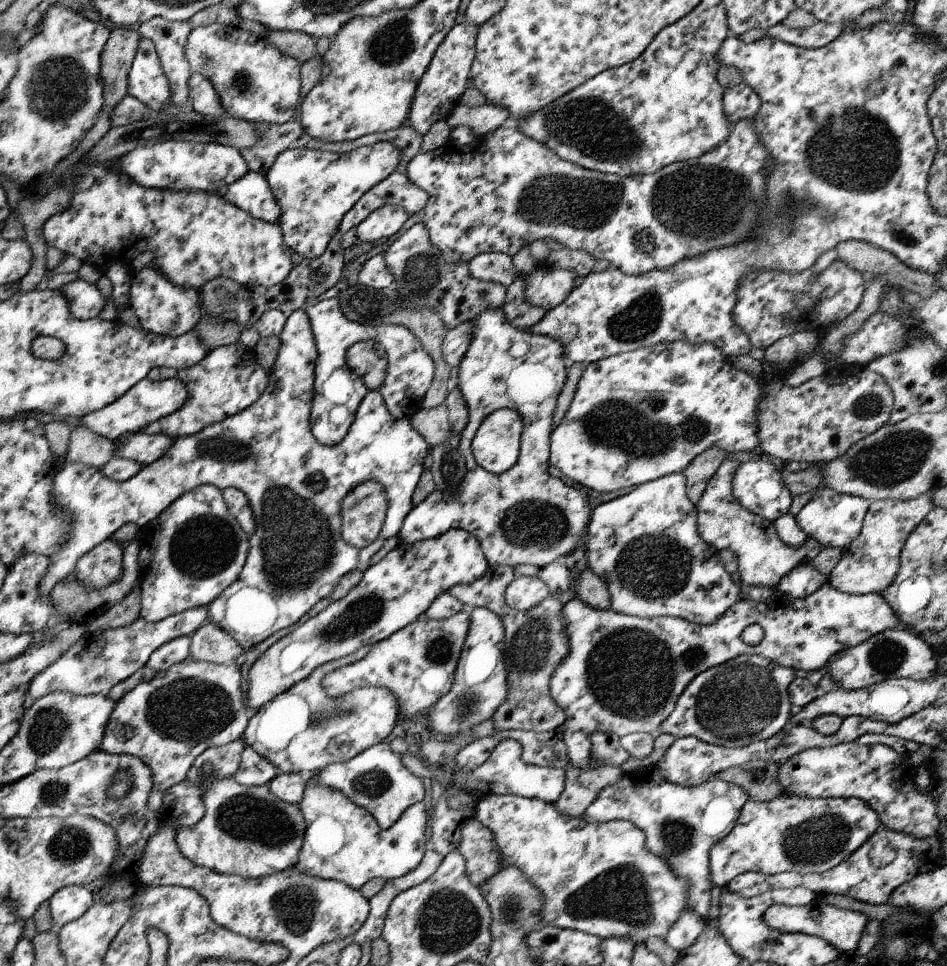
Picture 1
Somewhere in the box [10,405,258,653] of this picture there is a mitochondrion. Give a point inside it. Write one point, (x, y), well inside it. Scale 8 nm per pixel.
(207, 545)

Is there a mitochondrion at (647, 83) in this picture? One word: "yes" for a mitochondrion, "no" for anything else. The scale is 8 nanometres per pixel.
no

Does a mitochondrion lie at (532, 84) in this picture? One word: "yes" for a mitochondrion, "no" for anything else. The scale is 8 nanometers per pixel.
yes

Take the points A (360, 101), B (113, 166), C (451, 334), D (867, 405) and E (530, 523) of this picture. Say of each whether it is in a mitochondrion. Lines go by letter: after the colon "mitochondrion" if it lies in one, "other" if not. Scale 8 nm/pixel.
A: other
B: other
C: other
D: mitochondrion
E: mitochondrion

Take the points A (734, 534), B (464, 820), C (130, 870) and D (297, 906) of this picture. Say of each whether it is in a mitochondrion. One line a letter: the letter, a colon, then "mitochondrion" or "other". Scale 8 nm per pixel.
A: other
B: other
C: other
D: mitochondrion

